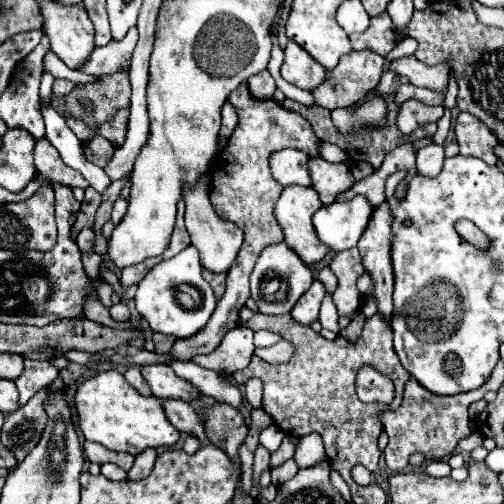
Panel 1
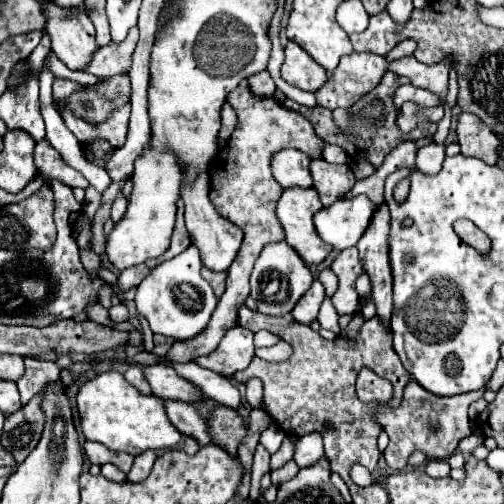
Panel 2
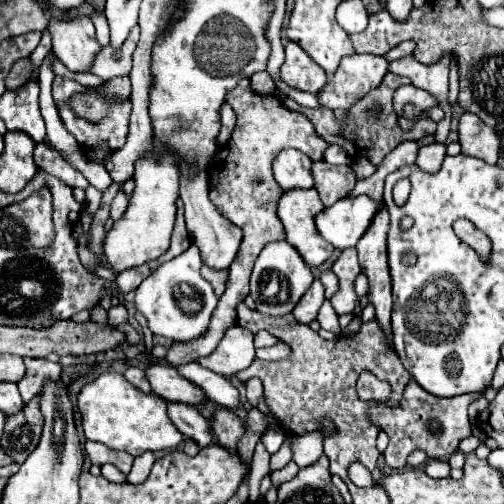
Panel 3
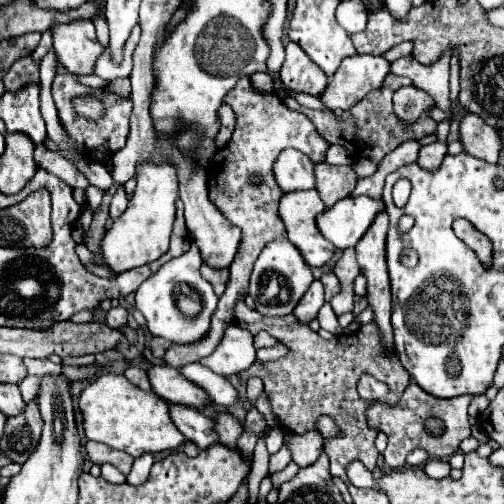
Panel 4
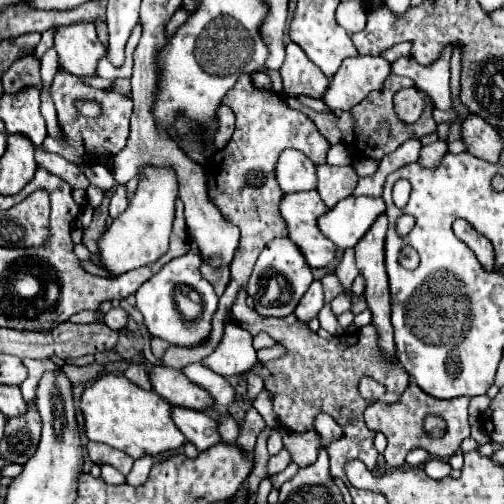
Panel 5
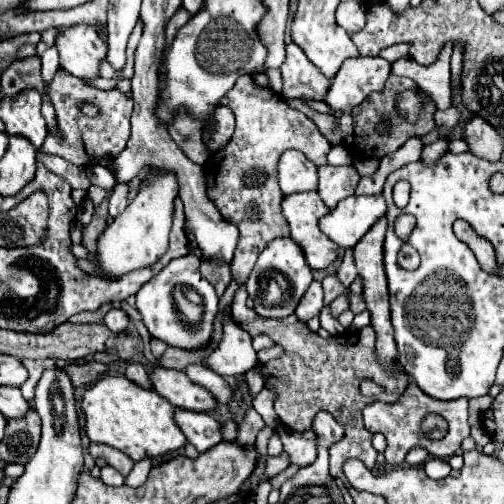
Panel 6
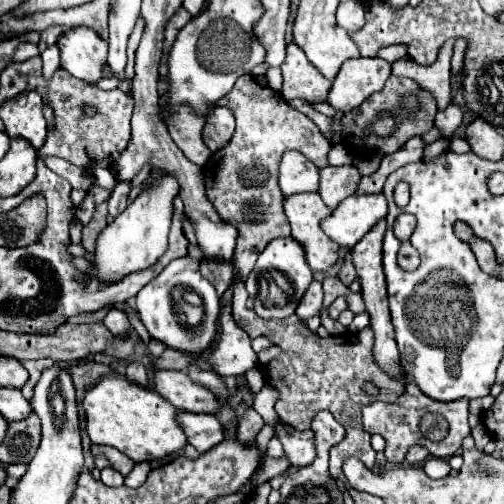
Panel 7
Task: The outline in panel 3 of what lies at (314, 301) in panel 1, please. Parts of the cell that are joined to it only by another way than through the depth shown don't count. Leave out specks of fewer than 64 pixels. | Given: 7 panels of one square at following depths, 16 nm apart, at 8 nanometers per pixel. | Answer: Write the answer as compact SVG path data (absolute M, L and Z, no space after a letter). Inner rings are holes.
M314 280L312 286L308 288L308 292L306 292L306 294L300 298L300 302L296 304L296 308L294 308L292 314L296 316L298 322L310 324L312 320L316 320L318 310L320 310L320 306L322 306L324 300L326 300L326 298L324 298L324 286L322 286L322 282L320 282L320 280Z

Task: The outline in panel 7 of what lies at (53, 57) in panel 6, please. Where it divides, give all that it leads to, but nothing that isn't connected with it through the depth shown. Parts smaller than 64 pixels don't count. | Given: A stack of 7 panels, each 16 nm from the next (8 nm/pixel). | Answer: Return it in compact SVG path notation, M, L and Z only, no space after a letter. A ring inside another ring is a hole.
M52 44L52 48L46 48L40 56L44 62L44 76L52 76L52 72L60 66L60 56L58 56L58 44Z

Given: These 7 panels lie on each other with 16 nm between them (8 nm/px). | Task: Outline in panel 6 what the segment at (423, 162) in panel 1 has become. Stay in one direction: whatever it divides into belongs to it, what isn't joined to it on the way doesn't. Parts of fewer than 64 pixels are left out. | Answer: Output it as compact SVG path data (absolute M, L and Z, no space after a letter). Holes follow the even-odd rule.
M440 138L440 140L436 140L434 144L428 144L428 146L424 146L424 152L422 152L422 162L424 164L434 164L444 152L448 150L448 140L444 140L444 138Z

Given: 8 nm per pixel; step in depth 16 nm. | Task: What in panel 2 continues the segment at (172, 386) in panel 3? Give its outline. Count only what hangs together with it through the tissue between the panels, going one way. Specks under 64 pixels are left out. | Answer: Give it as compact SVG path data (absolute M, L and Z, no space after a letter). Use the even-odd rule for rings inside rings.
M152 364L144 368L144 376L152 386L152 392L162 400L180 400L180 402L200 402L204 394L192 386L188 380L176 374L170 364Z

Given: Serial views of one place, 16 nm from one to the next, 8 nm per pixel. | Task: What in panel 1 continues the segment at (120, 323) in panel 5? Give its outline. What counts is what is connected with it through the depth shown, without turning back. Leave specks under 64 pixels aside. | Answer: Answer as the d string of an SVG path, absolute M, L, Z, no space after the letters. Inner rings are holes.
M118 302L118 304L114 304L114 306L110 308L110 316L112 316L112 320L116 320L116 322L126 322L126 320L130 318L130 310L128 310L128 306L126 306L124 302Z

